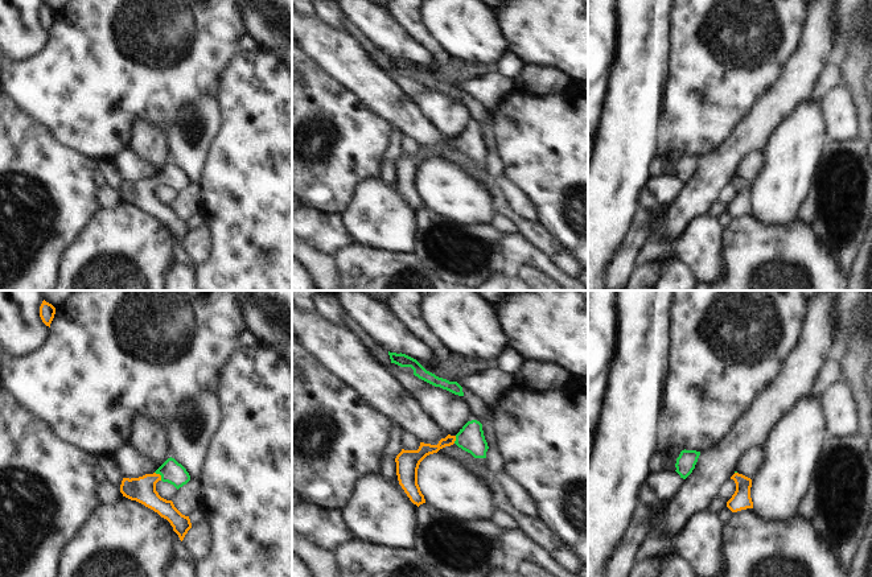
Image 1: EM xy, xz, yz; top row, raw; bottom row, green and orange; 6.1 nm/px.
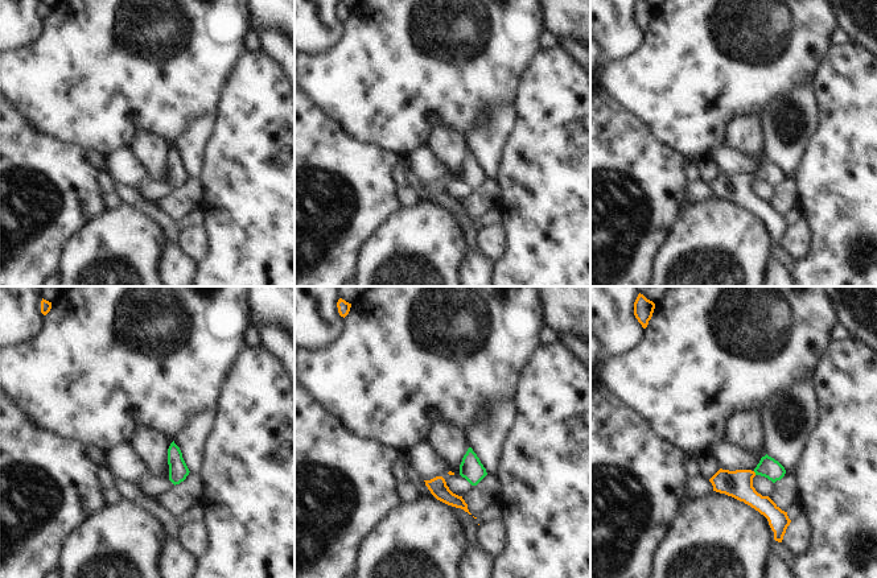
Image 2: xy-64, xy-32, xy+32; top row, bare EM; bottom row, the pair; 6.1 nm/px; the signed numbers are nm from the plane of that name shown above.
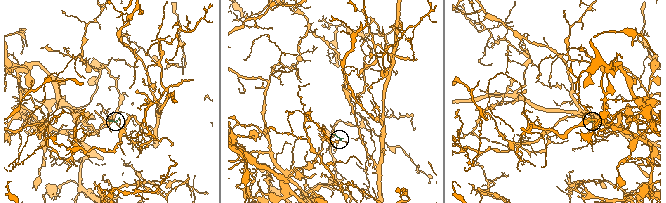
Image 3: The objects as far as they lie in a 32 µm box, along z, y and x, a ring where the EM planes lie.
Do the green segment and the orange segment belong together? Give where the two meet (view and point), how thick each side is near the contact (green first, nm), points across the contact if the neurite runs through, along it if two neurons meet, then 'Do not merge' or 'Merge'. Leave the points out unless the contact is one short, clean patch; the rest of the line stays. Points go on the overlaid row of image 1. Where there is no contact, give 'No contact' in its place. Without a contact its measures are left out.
Touches green at xy (160, 474). Thickness 140 nm (green) against 160 nm. Path across: xy (172, 472), (160, 474), (143, 489). Merge

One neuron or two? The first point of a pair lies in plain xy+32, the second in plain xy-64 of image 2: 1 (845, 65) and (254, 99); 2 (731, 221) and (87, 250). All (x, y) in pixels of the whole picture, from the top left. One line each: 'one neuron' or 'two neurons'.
1: one neuron
2: one neuron

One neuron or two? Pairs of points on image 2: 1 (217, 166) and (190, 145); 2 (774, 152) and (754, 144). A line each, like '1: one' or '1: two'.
1: two
2: two

